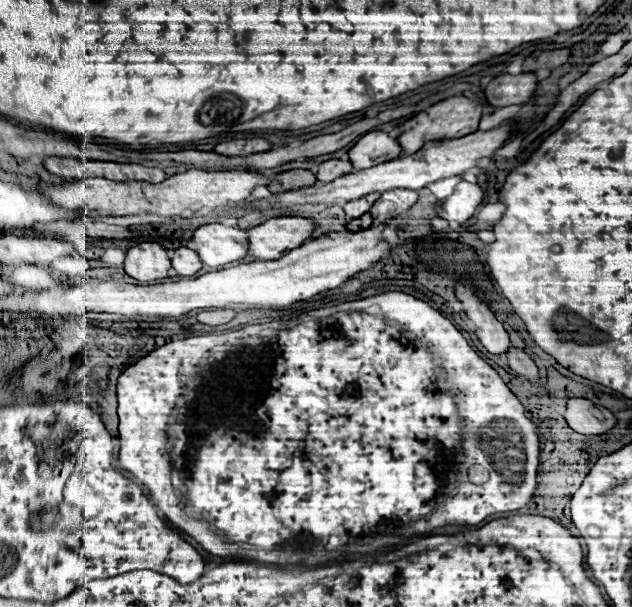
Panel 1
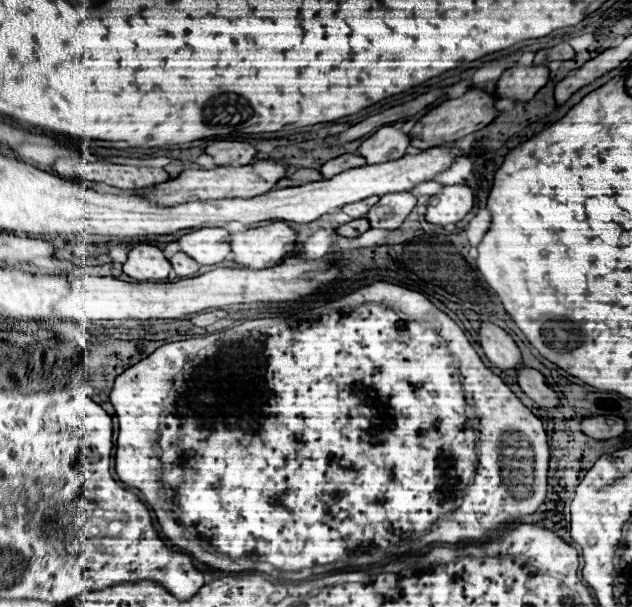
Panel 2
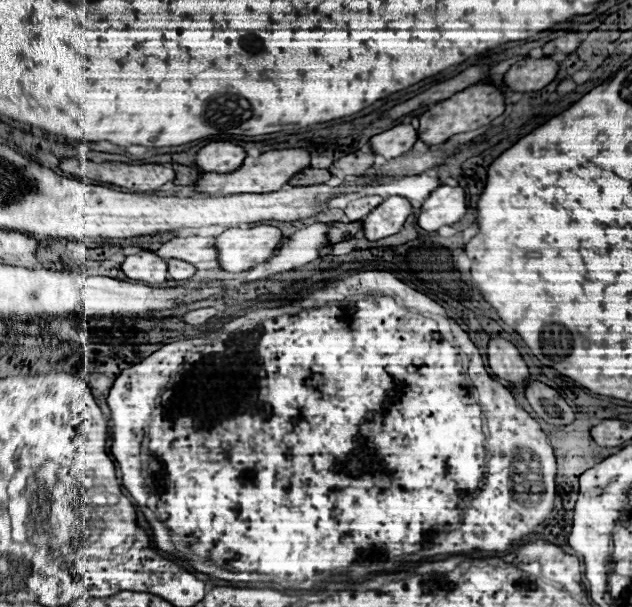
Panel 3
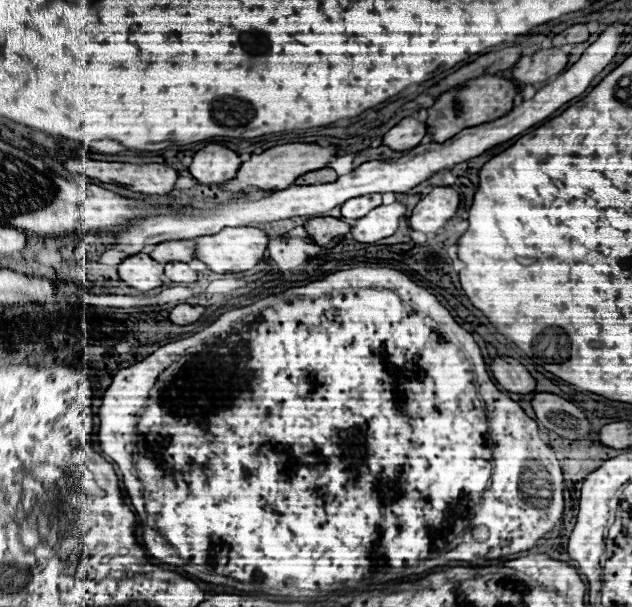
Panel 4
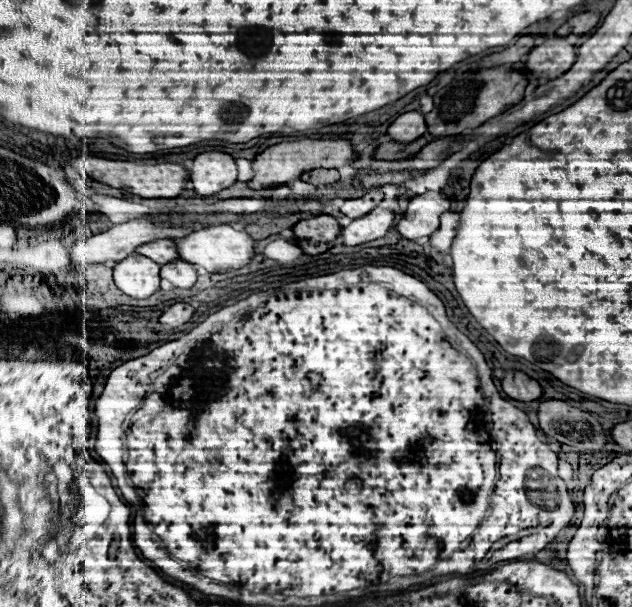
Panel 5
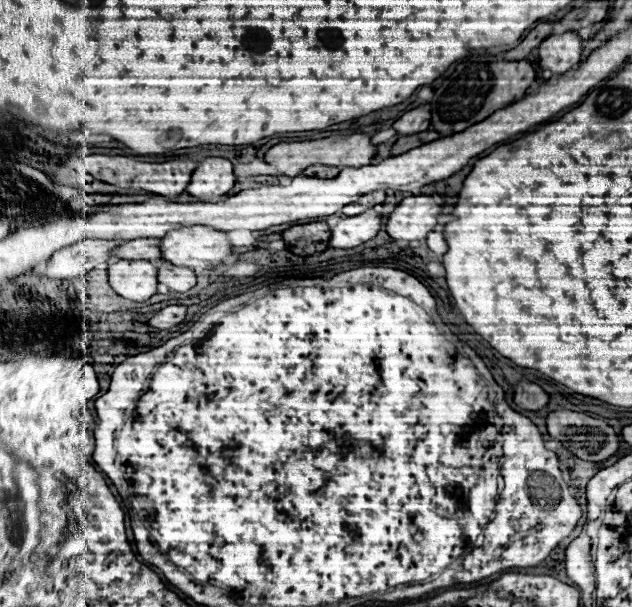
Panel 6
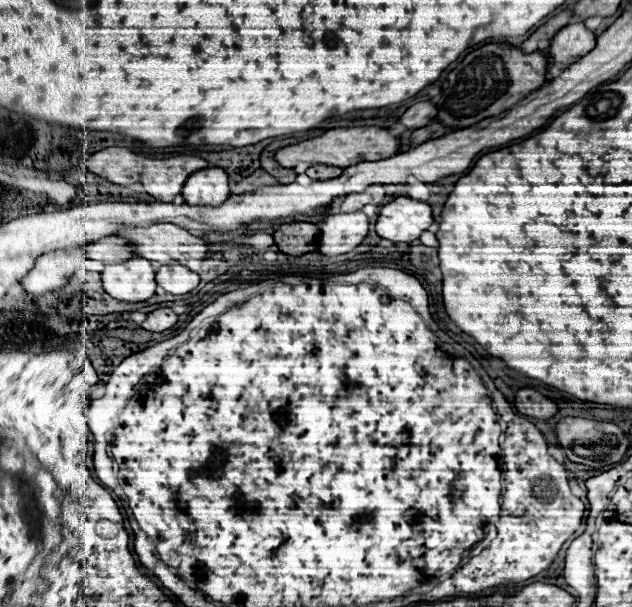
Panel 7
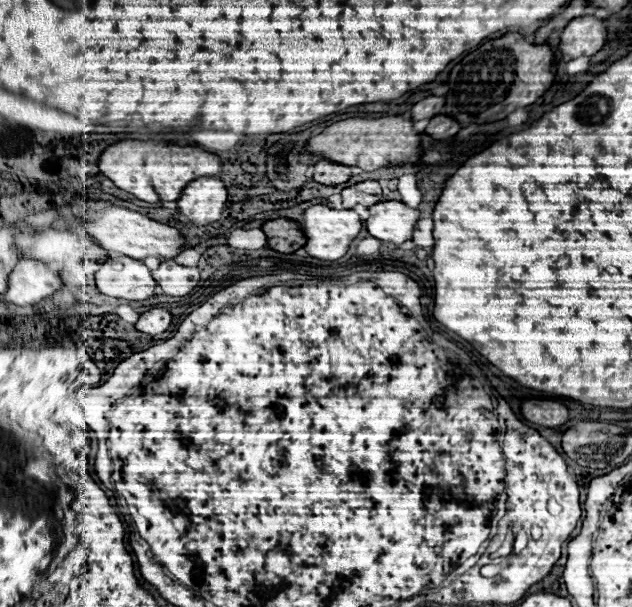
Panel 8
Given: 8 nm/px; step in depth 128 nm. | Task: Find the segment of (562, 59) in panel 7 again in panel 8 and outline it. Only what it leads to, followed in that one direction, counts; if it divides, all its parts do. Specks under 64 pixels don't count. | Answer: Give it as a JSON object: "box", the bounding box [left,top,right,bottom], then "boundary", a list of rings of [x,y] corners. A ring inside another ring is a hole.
{"box":[558,16,608,60],"boundary":[[[594,16],[576,18],[564,28],[558,50],[570,60],[580,56],[594,56],[606,44],[606,36],[608,32],[604,20],[598,20]]]}

